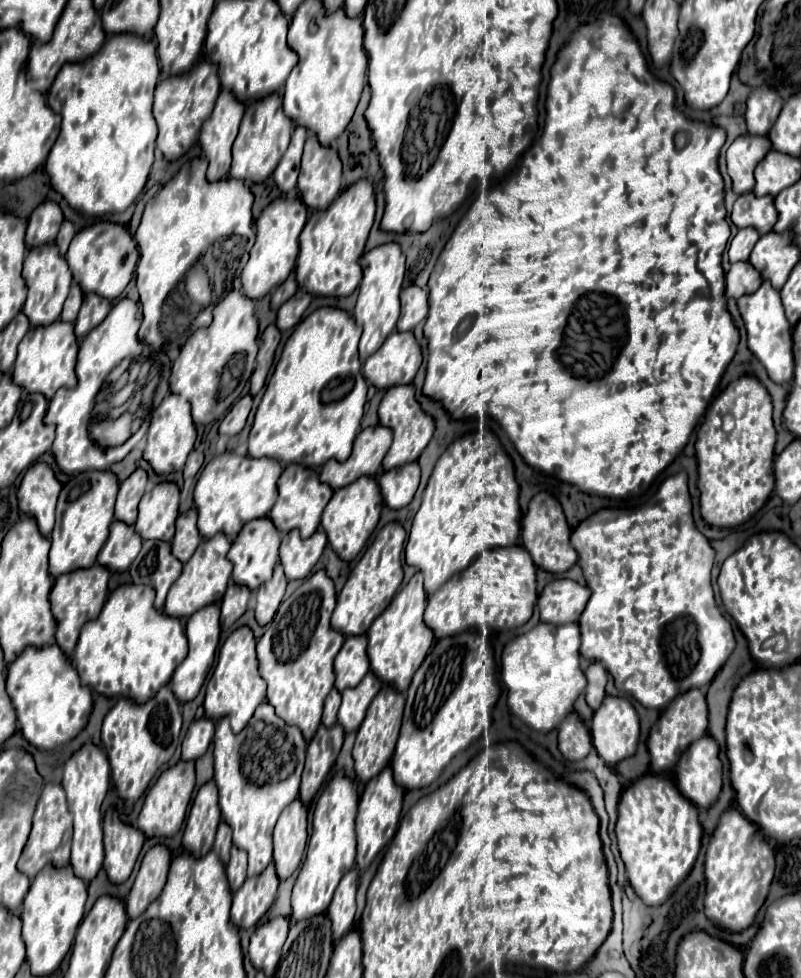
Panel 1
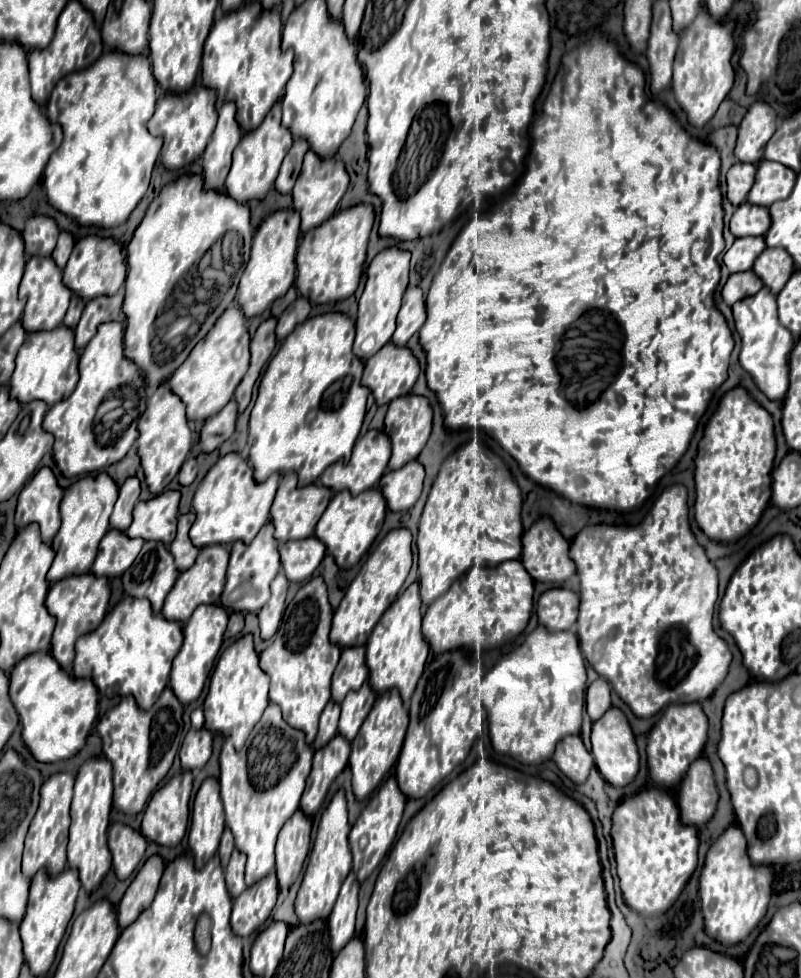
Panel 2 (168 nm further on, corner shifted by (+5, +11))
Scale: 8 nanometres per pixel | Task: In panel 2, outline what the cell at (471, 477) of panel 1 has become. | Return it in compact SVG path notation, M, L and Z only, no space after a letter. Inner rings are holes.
M471 441L449 455L433 483L429 499L425 503L421 523L419 523L419 589L423 605L429 607L431 601L441 597L455 579L459 579L473 565L499 565L503 561L519 559L523 545L523 523L521 523L521 491L513 481L505 463L483 443Z

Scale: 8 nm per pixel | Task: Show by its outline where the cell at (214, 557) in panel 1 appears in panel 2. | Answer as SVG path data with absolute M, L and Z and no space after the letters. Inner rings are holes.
M211 545L207 549L201 549L197 555L195 565L181 573L175 587L171 589L171 593L167 595L167 601L163 605L163 617L169 621L179 621L179 623L187 623L191 613L199 607L199 605L217 605L223 585L225 585L225 573L227 573L227 561L229 561L229 549L223 545Z

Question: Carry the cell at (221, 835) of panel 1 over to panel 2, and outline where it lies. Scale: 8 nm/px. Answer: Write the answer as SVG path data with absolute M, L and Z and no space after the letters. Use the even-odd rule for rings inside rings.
M225 829L223 833L223 839L221 839L221 847L219 847L219 857L221 857L221 865L227 867L227 861L231 859L231 853L233 853L233 835L229 829Z

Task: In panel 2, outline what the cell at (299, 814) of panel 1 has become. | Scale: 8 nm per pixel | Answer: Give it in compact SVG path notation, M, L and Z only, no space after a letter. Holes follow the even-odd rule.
M297 811L281 829L279 839L277 839L277 879L279 879L279 887L281 889L289 889L295 879L301 875L303 871L303 863L307 859L311 851L311 819L307 815L303 815L301 811Z

